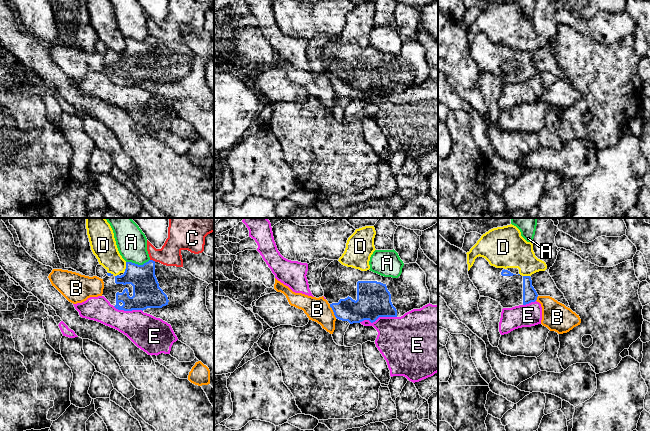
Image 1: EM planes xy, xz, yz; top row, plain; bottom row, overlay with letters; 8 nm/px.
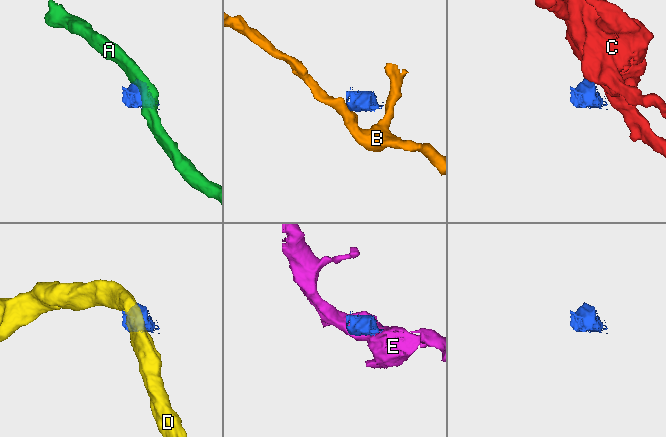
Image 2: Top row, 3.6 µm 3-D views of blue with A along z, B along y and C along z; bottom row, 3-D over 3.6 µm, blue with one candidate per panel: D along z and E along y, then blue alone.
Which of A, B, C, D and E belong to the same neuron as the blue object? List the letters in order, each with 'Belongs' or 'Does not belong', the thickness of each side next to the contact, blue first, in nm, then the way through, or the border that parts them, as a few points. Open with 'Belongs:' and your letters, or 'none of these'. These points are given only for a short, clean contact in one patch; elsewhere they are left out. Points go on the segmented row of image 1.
Belongs: none of these
A: Does not belong. Thickness 220 nm (blue) against 240 nm. Boundary: xy (149, 259), (142, 264), (126, 262)
B: Does not belong. Thickness 190 nm (blue) against 190 nm. Boundary: xz (329, 304), (336, 317)
C: Does not belong. Thickness 220 nm (blue) against 180 nm. Boundary: xy (150, 259), (155, 261)
D: Does not belong. Thickness 220 nm (blue) against 200 nm
E: Does not belong. Thickness 280 nm (blue) against 360 nm

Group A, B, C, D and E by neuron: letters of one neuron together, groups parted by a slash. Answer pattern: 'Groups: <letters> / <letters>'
Groups: A / B / C / D / E

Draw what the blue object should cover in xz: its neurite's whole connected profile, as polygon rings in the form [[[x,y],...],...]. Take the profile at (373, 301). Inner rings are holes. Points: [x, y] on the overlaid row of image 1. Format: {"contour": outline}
{"contour": [[[334,260],[322,272],[320,285],[335,317],[350,324],[364,320],[373,323],[379,317],[401,317],[430,303],[426,274],[417,263],[404,264],[401,275],[392,278],[347,267]]]}

